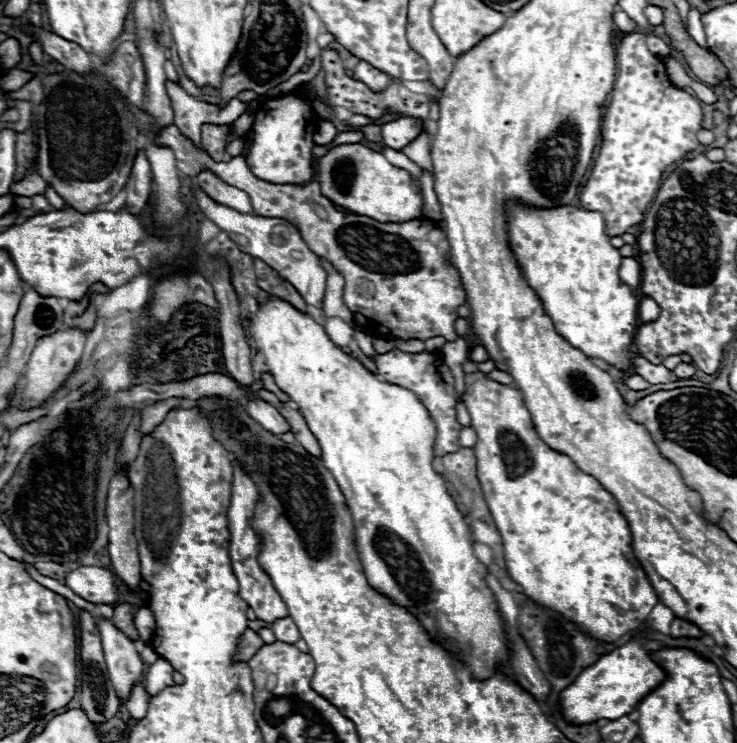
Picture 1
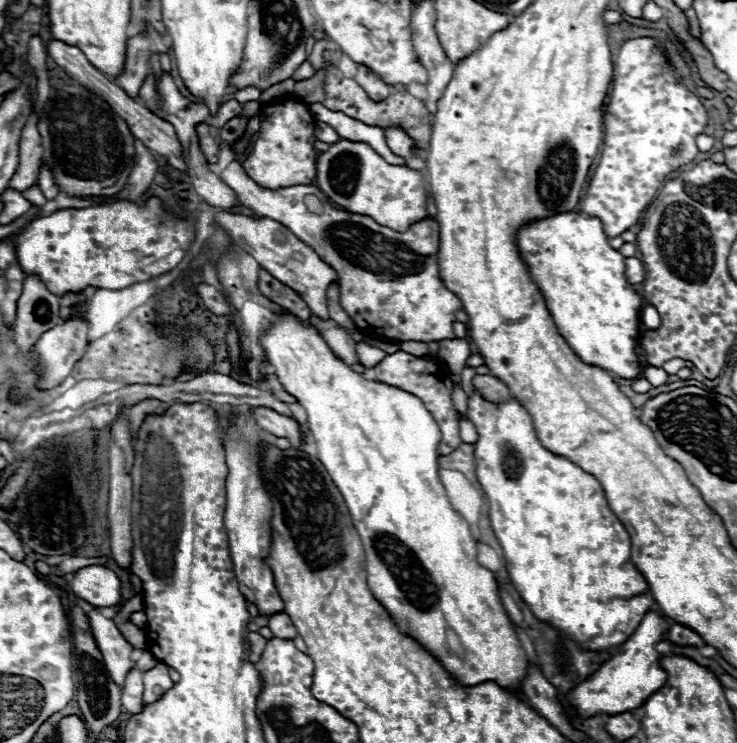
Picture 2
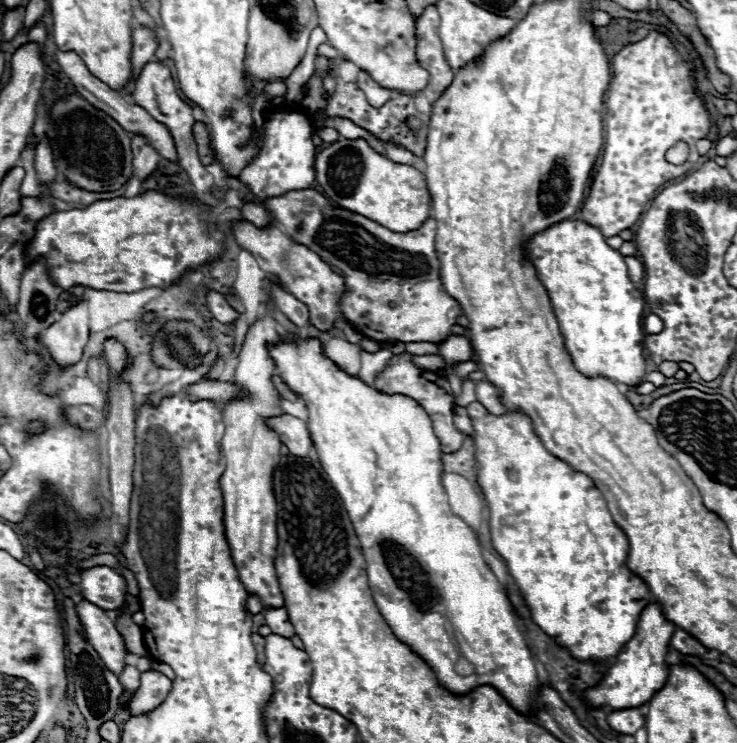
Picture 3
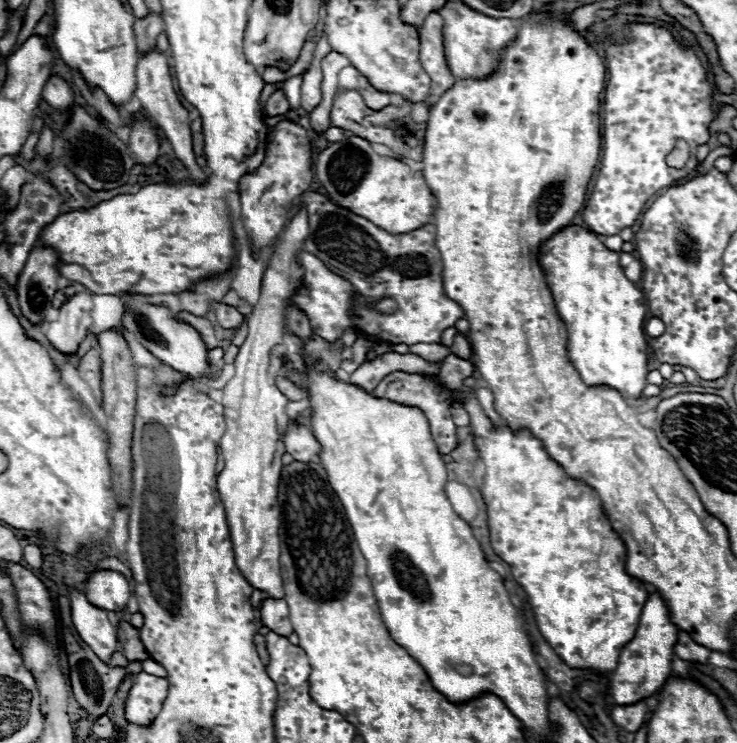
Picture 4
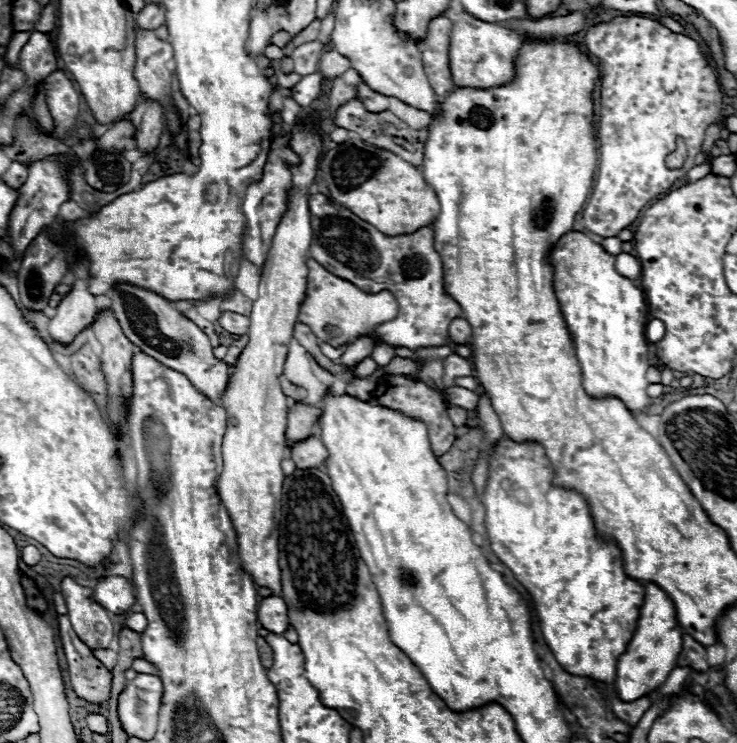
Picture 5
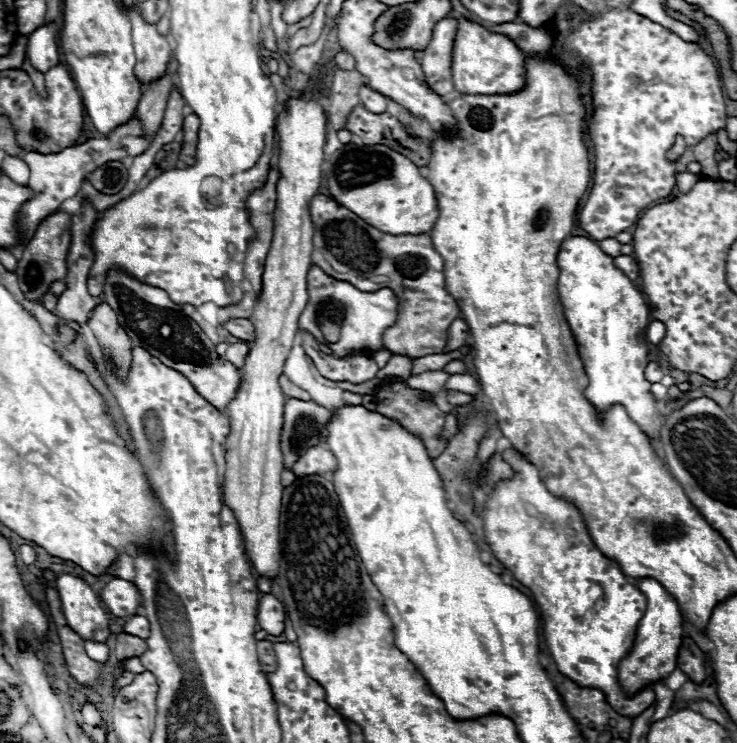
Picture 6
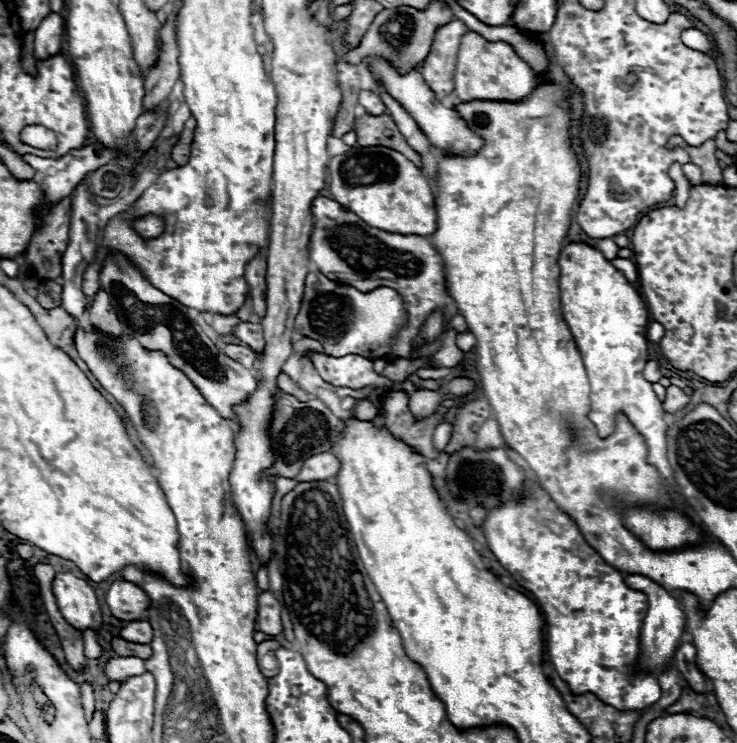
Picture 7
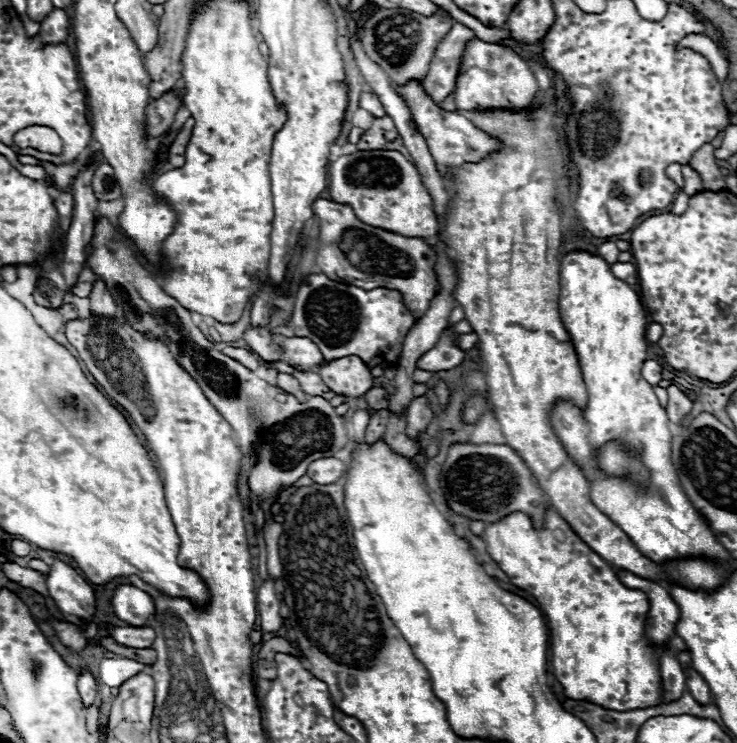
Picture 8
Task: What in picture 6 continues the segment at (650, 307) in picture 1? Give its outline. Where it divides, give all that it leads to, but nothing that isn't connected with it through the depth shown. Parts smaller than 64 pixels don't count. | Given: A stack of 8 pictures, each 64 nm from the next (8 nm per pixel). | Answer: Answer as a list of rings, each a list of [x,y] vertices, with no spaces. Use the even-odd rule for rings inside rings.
[[[652,320],[652,322],[648,324],[648,330],[646,330],[646,338],[648,338],[648,342],[658,344],[664,336],[666,336],[666,326],[664,326],[662,322],[658,322],[658,320]]]

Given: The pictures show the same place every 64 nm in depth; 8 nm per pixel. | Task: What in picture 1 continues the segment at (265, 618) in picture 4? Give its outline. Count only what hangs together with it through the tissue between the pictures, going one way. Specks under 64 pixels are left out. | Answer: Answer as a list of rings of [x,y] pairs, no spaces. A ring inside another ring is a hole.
[[[286,616],[286,618],[282,618],[282,620],[274,620],[274,622],[270,624],[270,628],[272,628],[272,632],[274,632],[276,640],[280,640],[280,642],[294,644],[296,640],[300,640],[298,628],[296,628],[296,624],[294,624],[288,616]]]

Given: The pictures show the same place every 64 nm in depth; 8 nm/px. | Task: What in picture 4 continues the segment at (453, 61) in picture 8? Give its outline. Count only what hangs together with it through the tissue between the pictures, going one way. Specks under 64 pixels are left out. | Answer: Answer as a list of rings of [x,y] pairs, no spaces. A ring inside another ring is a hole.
[[[438,12],[428,14],[420,28],[420,64],[430,76],[430,94],[440,98],[446,90],[454,86],[454,76],[446,64],[444,54],[444,20]]]

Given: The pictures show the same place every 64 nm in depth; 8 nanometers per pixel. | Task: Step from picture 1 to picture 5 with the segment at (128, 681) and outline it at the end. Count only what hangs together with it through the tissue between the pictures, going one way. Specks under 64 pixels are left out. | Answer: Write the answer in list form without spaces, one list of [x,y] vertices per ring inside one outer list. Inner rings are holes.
[[[64,578],[60,588],[66,600],[70,624],[78,638],[90,648],[108,648],[114,638],[112,622],[106,608],[94,602],[92,588],[80,586],[72,578]]]

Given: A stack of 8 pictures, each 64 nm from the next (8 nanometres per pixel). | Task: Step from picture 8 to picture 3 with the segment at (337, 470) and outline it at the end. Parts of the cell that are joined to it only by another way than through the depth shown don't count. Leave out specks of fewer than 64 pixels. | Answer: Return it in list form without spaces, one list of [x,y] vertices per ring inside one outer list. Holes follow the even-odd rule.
[[[284,414],[280,418],[272,418],[270,426],[278,432],[280,440],[286,444],[286,448],[290,450],[292,456],[308,456],[314,442],[310,438],[306,422]]]

